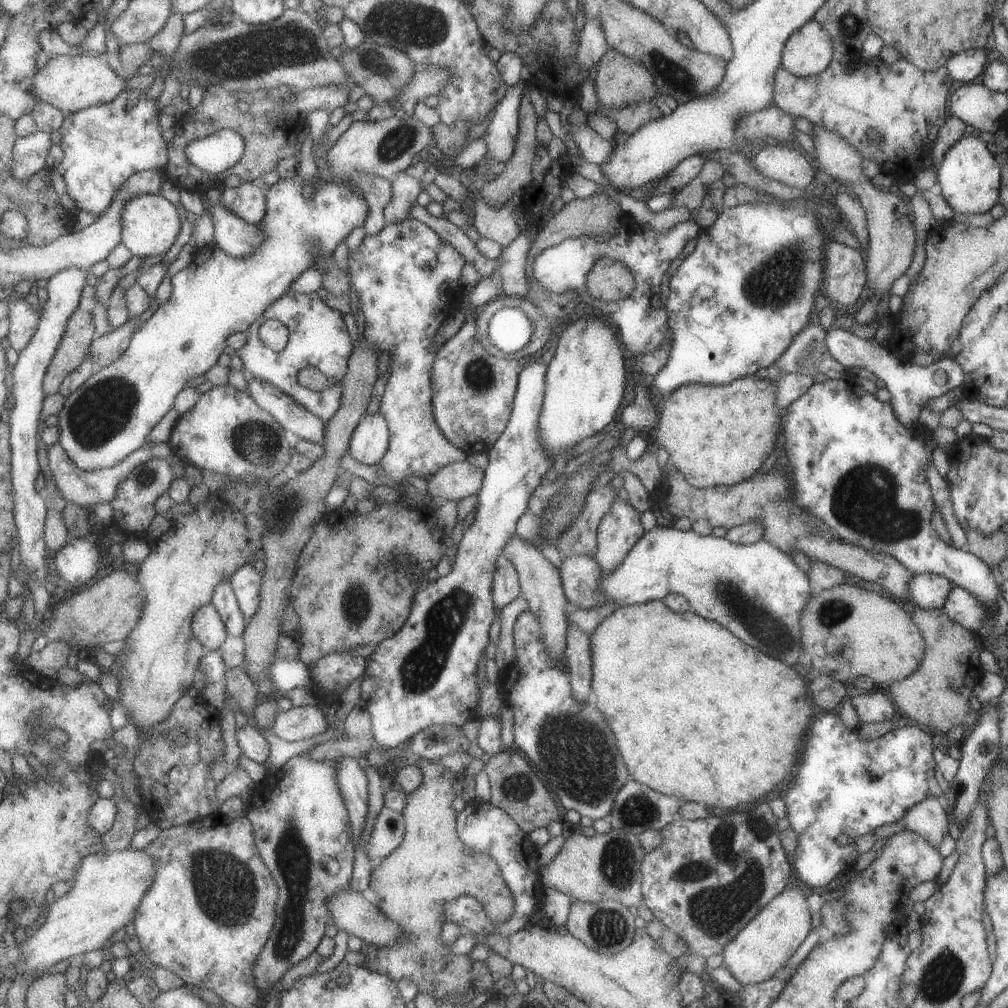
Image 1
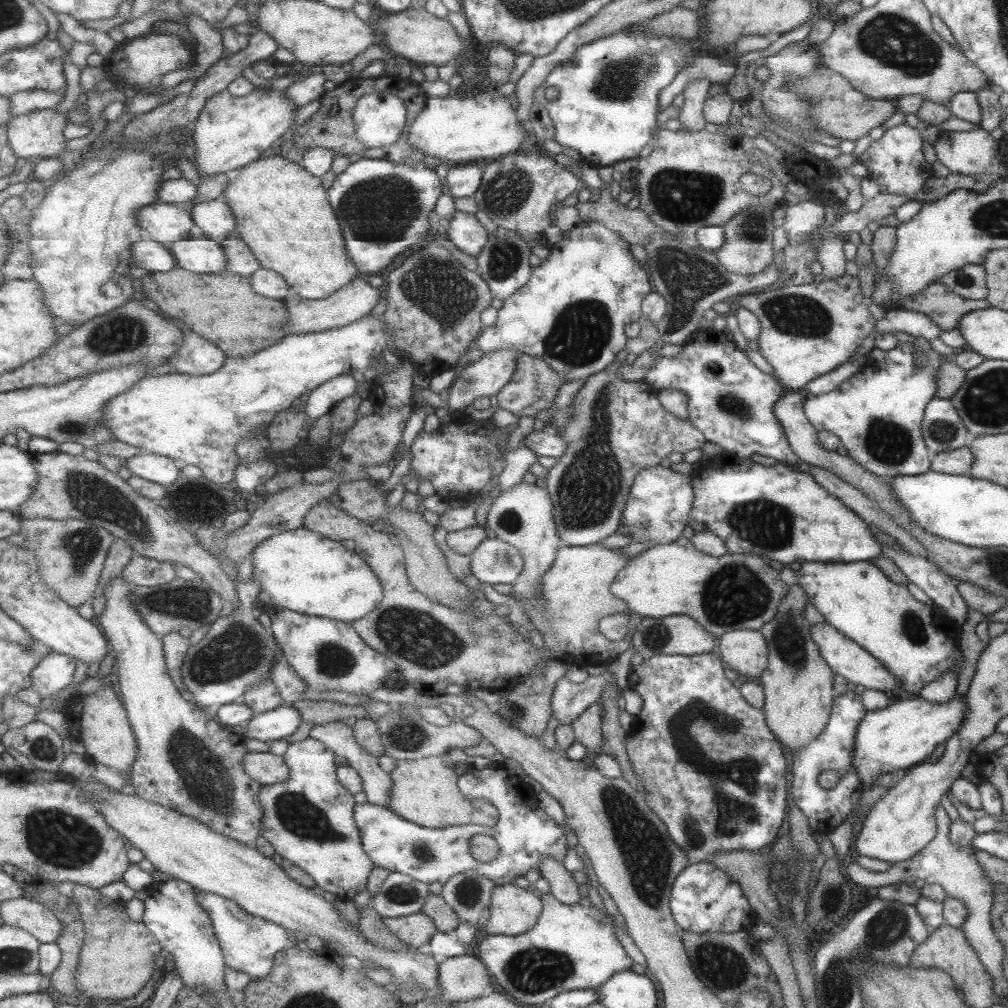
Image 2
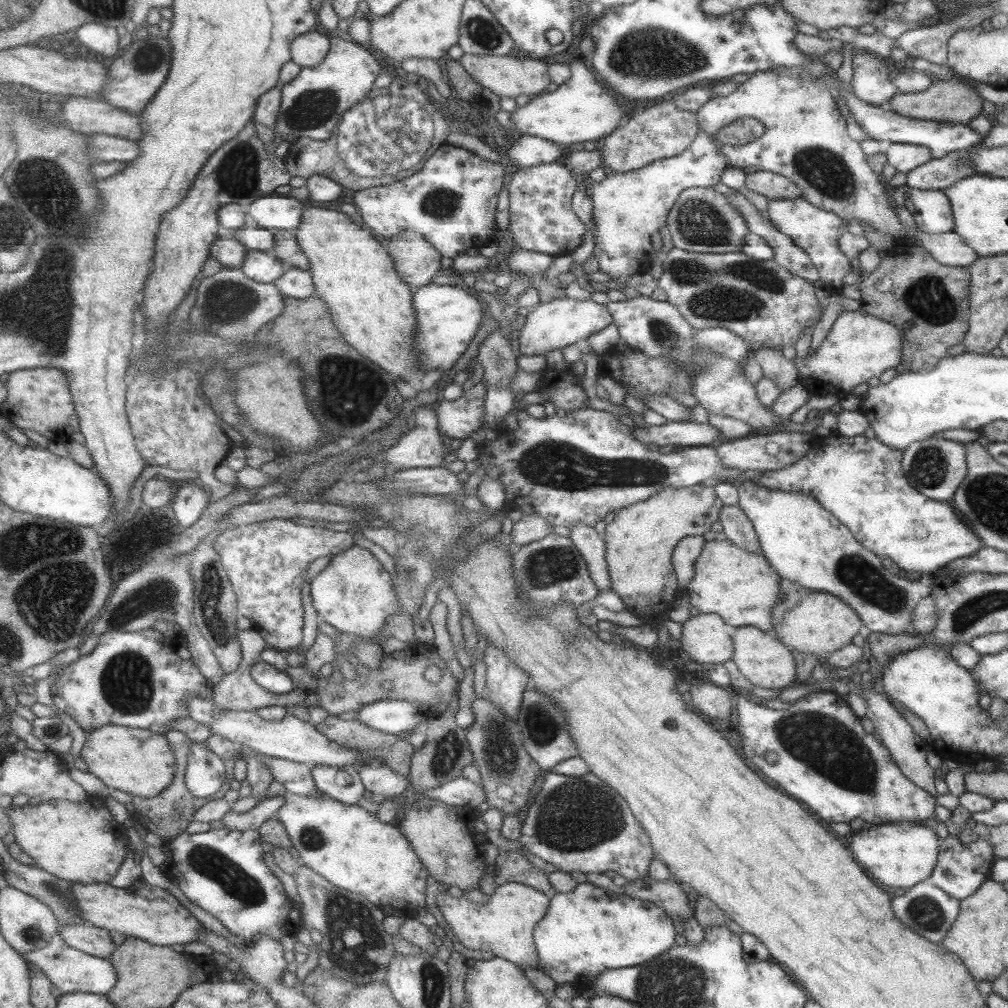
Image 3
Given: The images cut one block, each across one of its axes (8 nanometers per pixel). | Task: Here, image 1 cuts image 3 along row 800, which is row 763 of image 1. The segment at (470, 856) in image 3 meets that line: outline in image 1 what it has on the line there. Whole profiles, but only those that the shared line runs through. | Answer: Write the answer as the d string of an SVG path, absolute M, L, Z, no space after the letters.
M419 759L416 763L422 769L424 778L422 786L413 794L409 794L409 802L405 808L407 840L393 854L373 865L370 882L370 887L375 891L379 900L378 906L383 913L399 924L399 928L403 928L403 940L384 948L367 943L360 950L365 957L364 965L397 982L403 978L411 978L413 982L417 982L419 993L429 993L439 1002L445 997L471 994L469 990L470 992L473 990L475 995L491 992L495 982L486 962L477 962L465 954L451 954L450 946L443 944L441 932L447 921L444 918L443 908L448 901L457 900L459 896L467 894L475 896L483 904L483 908L491 920L505 922L515 912L515 896L504 880L499 864L495 860L491 860L491 856L487 856L485 852L481 854L481 852L467 848L459 838L458 813L453 808L453 802L458 797L455 792L455 782L461 775L437 761Z

